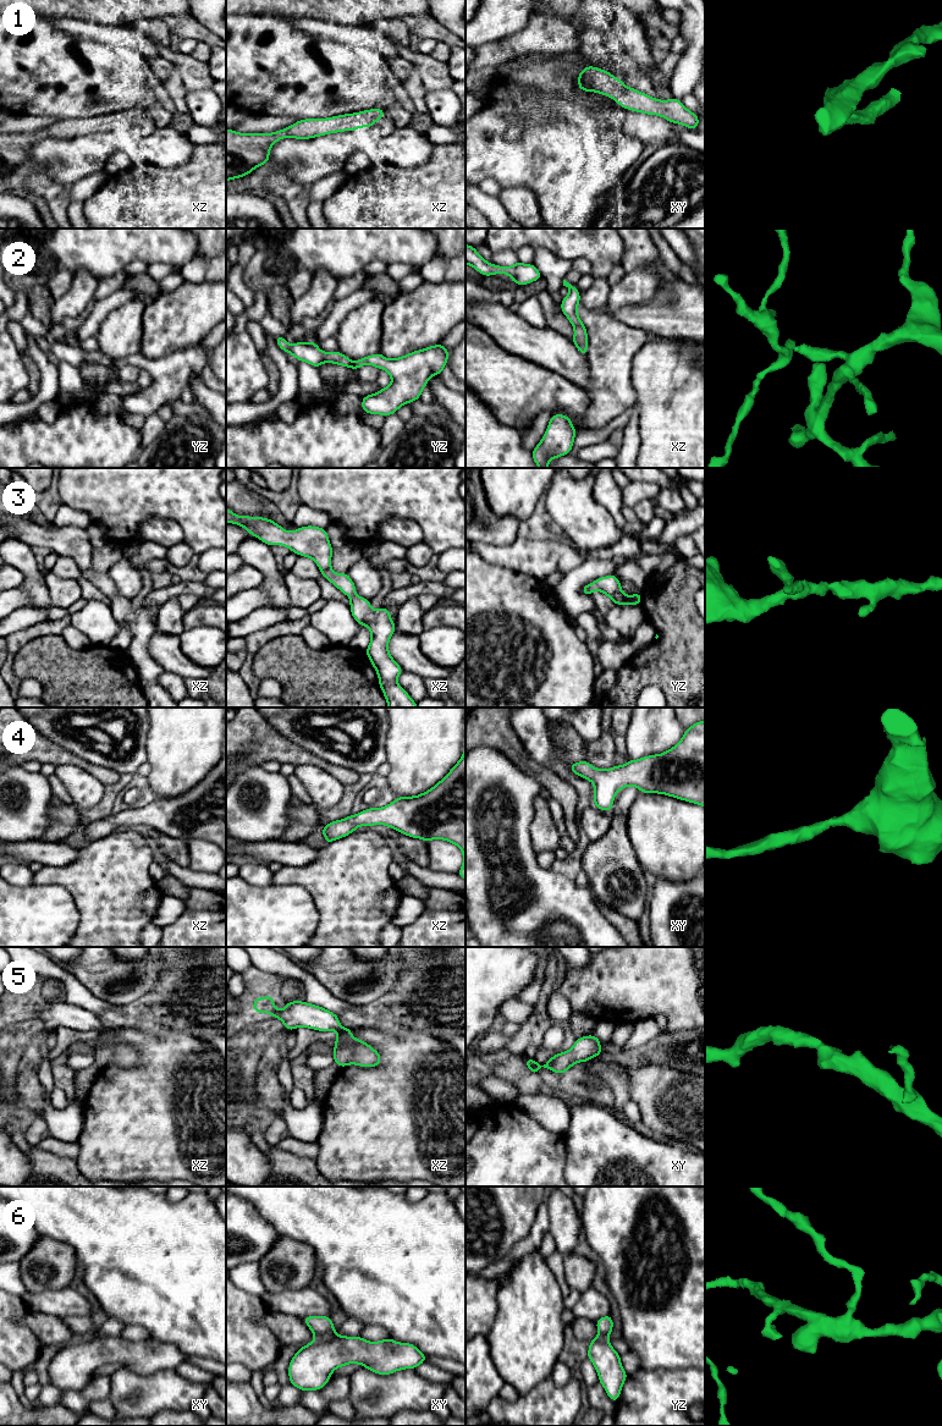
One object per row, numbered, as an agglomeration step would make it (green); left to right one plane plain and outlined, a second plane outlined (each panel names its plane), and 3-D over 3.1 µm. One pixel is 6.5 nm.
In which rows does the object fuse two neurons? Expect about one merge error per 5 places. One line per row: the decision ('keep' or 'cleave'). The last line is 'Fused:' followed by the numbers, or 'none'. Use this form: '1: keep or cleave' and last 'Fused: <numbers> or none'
1: keep
2: keep
3: keep
4: keep
5: keep
6: keep
Fused: none

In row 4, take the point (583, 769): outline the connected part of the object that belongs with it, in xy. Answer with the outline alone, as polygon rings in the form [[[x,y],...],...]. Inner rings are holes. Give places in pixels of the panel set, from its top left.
[[[705,721],[685,729],[682,739],[671,749],[608,770],[595,769],[586,760],[568,764],[577,776],[594,783],[594,804],[597,809],[611,811],[616,793],[627,786],[637,787],[641,793],[666,794],[705,808]]]

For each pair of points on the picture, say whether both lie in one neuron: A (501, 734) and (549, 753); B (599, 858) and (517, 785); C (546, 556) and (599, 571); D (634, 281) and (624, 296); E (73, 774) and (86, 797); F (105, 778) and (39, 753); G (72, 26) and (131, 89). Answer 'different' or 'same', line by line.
A: different
B: different
C: different
D: same
E: same
F: same
G: different

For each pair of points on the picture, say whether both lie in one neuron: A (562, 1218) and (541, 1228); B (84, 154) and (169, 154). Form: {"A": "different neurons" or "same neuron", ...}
{"A": "different neurons", "B": "same neuron"}

